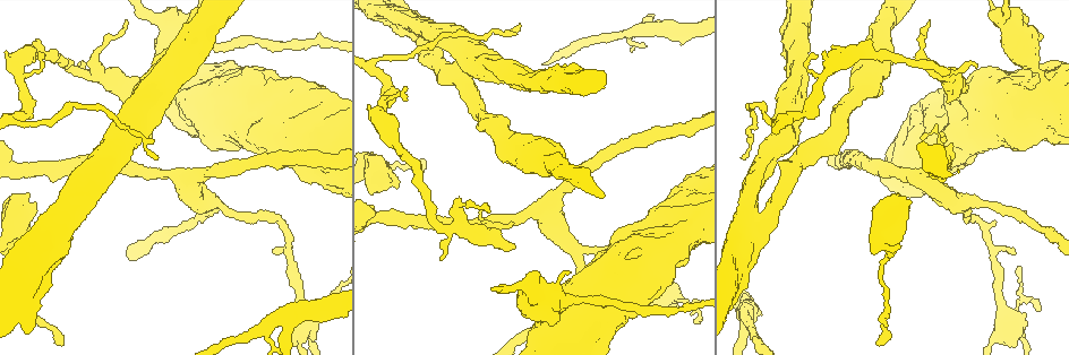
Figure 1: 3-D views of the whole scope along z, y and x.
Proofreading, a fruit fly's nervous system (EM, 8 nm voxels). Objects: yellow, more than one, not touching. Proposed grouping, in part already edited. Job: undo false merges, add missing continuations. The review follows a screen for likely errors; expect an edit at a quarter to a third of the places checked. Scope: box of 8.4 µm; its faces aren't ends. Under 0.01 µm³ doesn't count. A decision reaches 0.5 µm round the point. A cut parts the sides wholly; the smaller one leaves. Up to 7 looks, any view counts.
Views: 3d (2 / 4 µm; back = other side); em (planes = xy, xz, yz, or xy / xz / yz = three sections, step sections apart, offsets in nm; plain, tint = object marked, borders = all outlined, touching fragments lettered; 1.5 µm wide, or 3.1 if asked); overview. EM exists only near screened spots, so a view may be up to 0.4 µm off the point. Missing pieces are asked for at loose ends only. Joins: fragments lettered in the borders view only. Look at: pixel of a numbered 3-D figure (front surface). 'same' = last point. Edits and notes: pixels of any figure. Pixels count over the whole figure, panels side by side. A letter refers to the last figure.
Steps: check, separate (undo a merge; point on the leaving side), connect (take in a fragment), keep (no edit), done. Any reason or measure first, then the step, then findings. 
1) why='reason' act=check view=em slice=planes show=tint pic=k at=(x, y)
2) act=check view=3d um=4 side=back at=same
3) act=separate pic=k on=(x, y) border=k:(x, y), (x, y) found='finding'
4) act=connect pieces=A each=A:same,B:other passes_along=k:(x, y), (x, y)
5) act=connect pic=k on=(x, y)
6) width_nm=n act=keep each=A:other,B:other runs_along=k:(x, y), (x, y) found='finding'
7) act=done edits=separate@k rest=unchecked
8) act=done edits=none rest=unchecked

act=check view=em slice=planes show=borders pic=1 at=(888, 303)

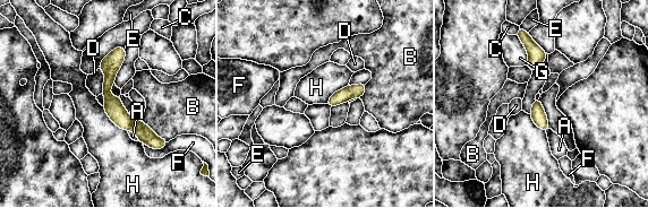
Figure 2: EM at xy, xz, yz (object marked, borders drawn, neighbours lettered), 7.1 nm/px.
act=keep each=A:other,B:other,C:other,D:other,E:other,F:other,G:other,H:other border=2:(102, 106), (108, 116), (127, 131) found='all the same cell'

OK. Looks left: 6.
why='two arms in line, one across' act=check view=em slice=planes show=plain pic=1 at=(284, 318)

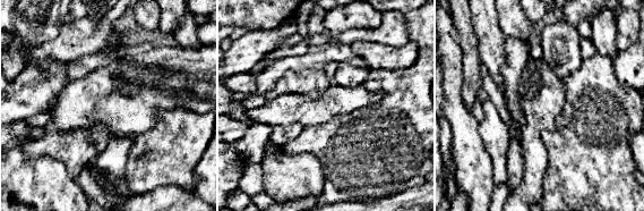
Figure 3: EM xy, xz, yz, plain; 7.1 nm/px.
act=check view=em slice=planes show=tint at=same

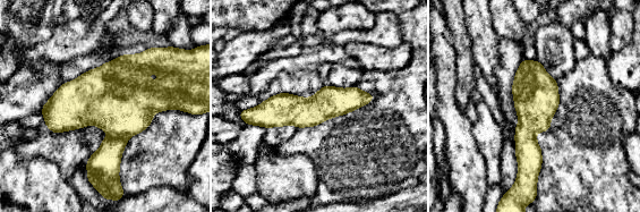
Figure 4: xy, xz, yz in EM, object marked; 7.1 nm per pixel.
why='see the neighbours' act=check view=em slice=planes show=borders at=same

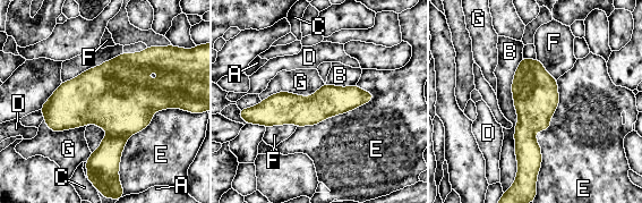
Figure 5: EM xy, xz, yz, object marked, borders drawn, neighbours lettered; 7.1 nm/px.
width_nm=220 act=keep each=A:other,B:other,C:other,D:other,E:other,F:other,G:other runs_along=5:(369, 95), (254, 113) found='all the same cell'

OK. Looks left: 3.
why='tapers out' act=check view=3d um=2 pic=1 at=(818, 56)

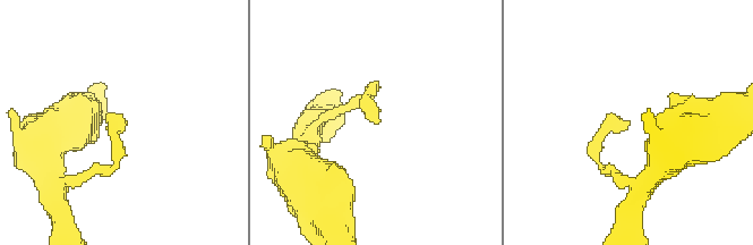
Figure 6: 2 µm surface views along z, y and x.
why='shape alone is not enough' act=check view=em slice=planes show=borders pic=6 at=(374, 123)

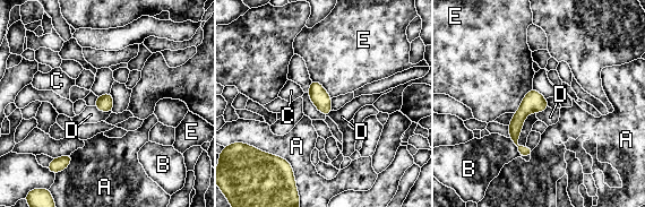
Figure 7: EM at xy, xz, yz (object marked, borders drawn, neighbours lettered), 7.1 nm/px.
width_nm=120 longest_contact=A:440nm act=keep each=A:other,B:other,C:other,D:other,E:other found='none of them fits'

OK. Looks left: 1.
act=done edits=none rest=unchecked

